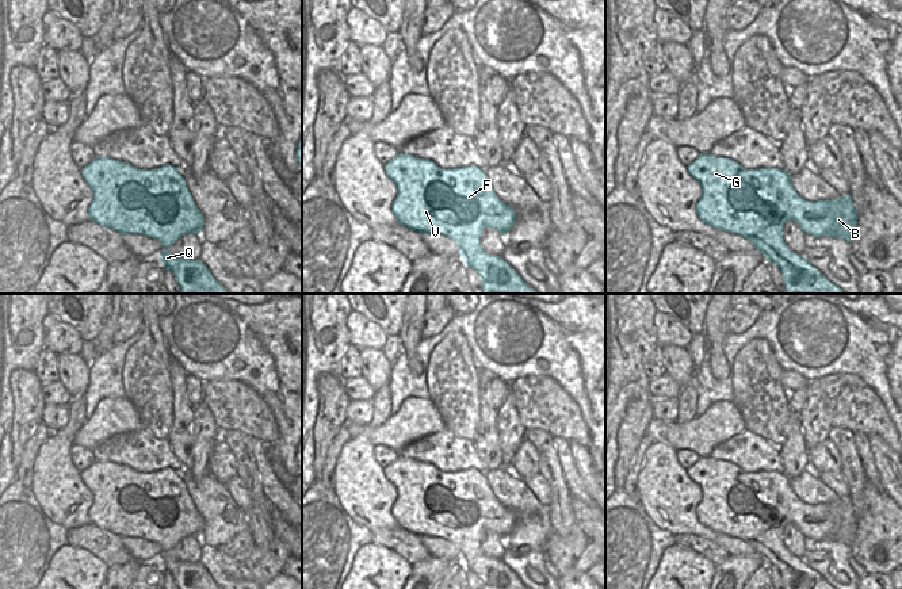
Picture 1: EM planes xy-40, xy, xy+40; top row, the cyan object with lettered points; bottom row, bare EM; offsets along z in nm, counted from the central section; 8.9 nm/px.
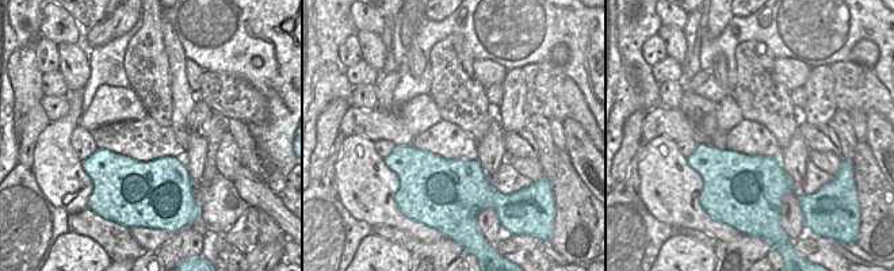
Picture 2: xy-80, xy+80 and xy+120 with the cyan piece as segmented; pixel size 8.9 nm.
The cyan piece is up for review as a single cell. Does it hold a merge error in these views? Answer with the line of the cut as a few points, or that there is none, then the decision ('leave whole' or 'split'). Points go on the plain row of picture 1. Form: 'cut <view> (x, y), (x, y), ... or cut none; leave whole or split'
cut none; leave whole

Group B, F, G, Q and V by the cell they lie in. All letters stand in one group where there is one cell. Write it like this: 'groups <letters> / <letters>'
groups B F G Q V

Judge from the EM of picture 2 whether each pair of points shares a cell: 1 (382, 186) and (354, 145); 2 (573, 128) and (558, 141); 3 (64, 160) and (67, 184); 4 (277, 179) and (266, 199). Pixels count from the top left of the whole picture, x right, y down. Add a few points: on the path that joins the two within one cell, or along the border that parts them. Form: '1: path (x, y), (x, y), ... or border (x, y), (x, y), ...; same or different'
1: path (373, 176), (359, 163), (359, 155); same
2: border (562, 122), (565, 148); different
3: path (64, 165), (64, 179); same
4: border (260, 176), (287, 210); different

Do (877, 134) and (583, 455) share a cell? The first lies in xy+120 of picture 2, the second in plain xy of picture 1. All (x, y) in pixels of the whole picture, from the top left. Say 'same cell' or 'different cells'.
same cell

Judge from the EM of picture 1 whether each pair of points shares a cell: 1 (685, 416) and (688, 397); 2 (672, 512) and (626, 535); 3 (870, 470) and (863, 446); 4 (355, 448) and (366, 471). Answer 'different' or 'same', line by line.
1: same
2: different
3: same
4: same

